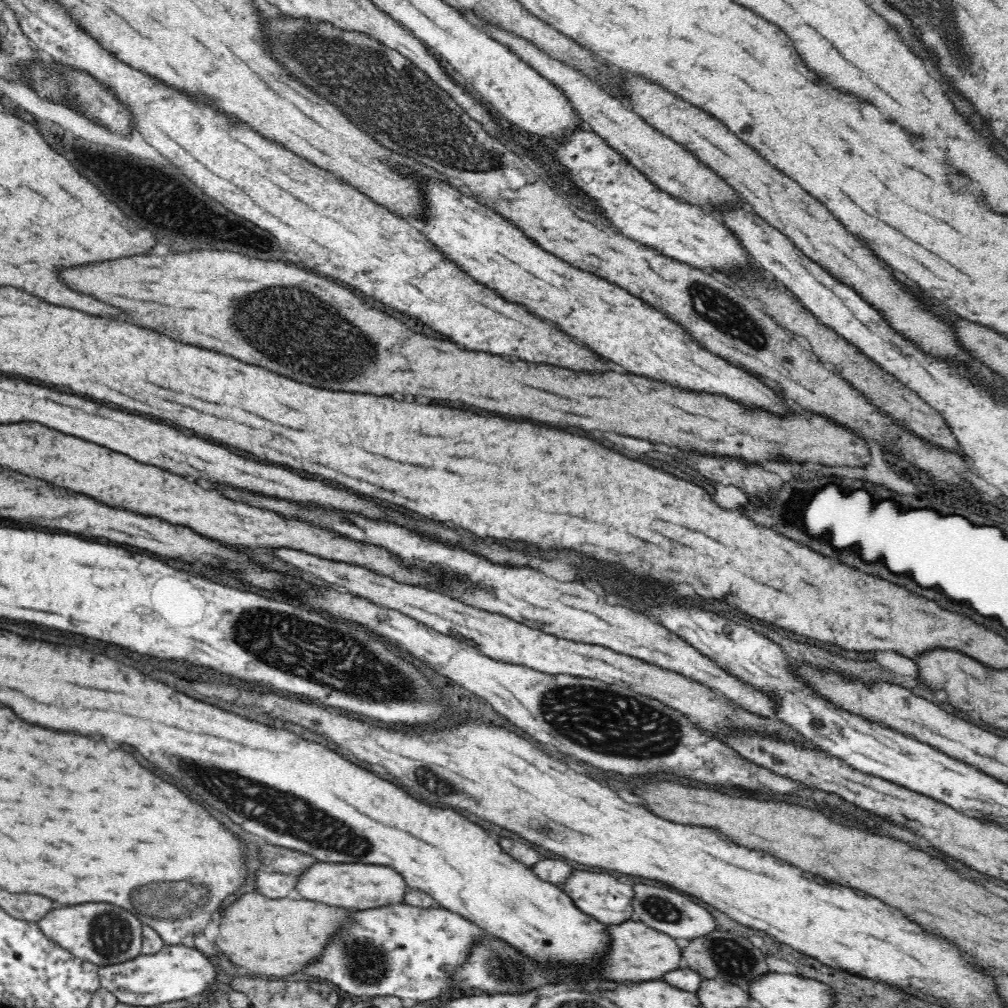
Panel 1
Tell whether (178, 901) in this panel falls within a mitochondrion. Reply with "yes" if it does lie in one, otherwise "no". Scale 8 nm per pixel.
yes

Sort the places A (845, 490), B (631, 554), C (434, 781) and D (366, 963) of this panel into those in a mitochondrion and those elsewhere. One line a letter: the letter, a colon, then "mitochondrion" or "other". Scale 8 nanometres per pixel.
A: other
B: mitochondrion
C: mitochondrion
D: mitochondrion

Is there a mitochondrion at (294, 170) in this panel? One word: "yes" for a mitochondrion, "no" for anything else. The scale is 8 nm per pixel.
yes

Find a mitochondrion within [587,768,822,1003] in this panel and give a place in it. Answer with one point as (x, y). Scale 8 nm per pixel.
(726, 956)

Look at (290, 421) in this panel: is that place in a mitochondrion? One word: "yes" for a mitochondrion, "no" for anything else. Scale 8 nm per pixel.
no

